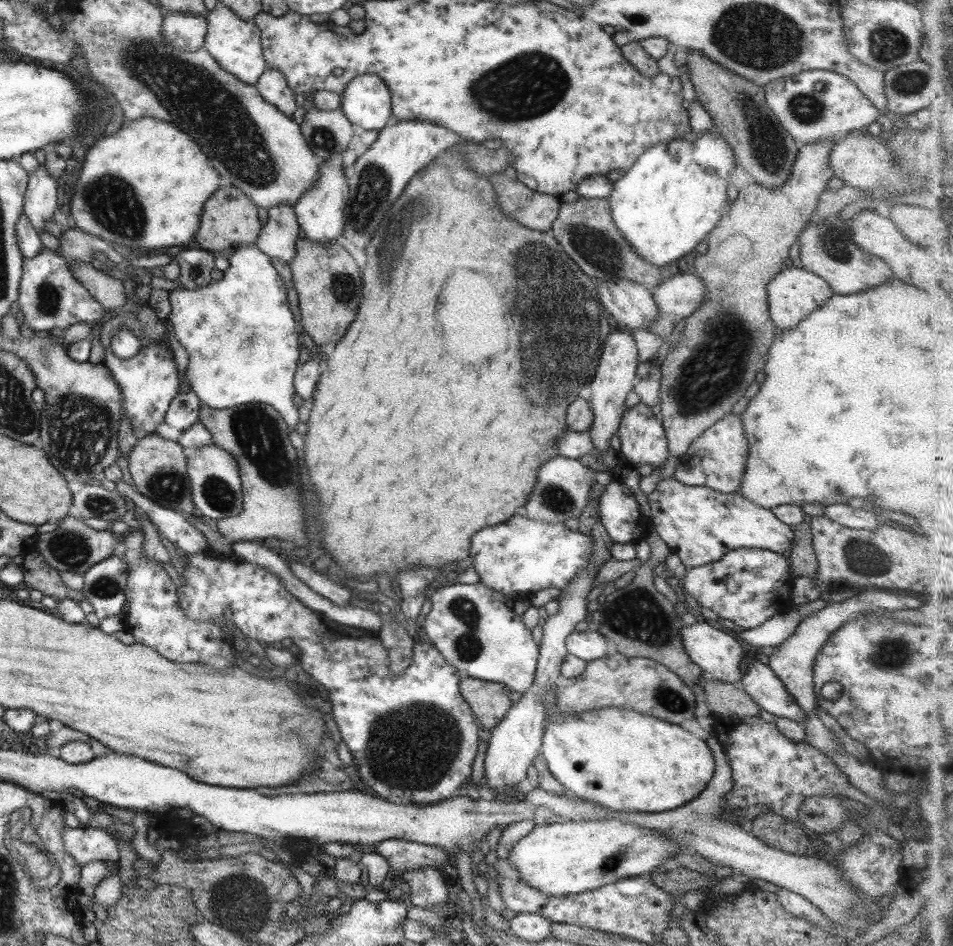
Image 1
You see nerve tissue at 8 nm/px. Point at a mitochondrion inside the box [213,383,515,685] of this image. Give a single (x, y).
(257, 434)

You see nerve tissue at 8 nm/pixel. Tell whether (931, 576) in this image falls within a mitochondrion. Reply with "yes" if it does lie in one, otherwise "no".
no

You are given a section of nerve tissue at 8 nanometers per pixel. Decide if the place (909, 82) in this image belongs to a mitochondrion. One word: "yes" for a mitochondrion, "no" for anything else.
yes

